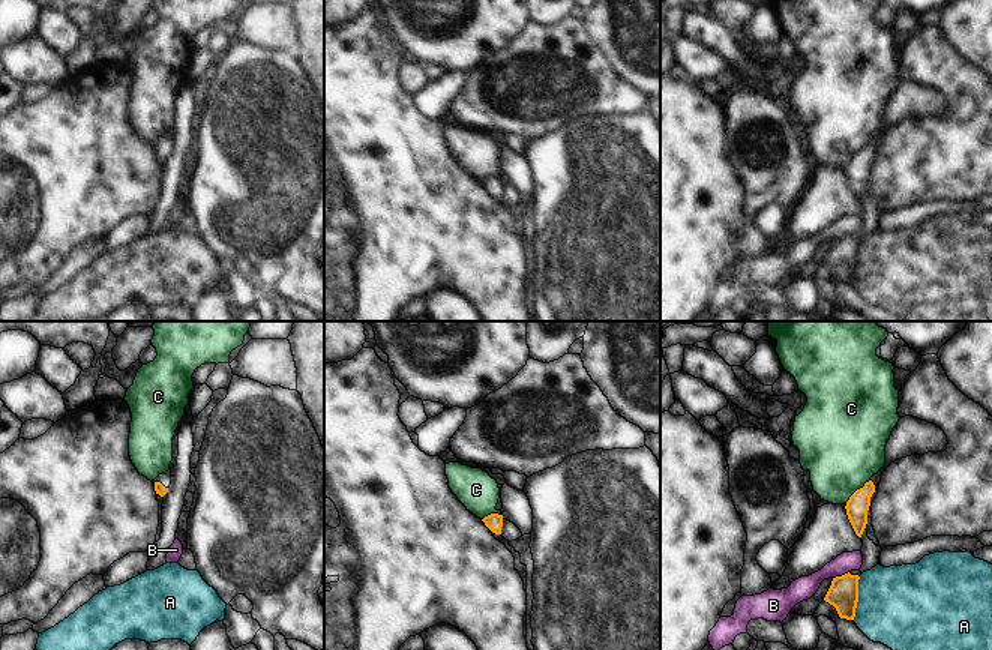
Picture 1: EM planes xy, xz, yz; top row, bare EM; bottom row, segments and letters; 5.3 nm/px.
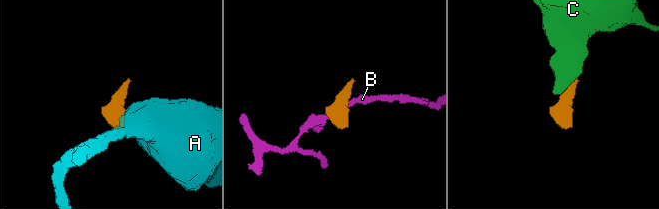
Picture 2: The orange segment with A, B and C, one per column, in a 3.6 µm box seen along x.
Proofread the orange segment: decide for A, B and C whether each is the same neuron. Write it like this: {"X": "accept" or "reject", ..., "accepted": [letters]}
{"A": "reject", "B": "reject", "C": "reject", "accepted": []}

